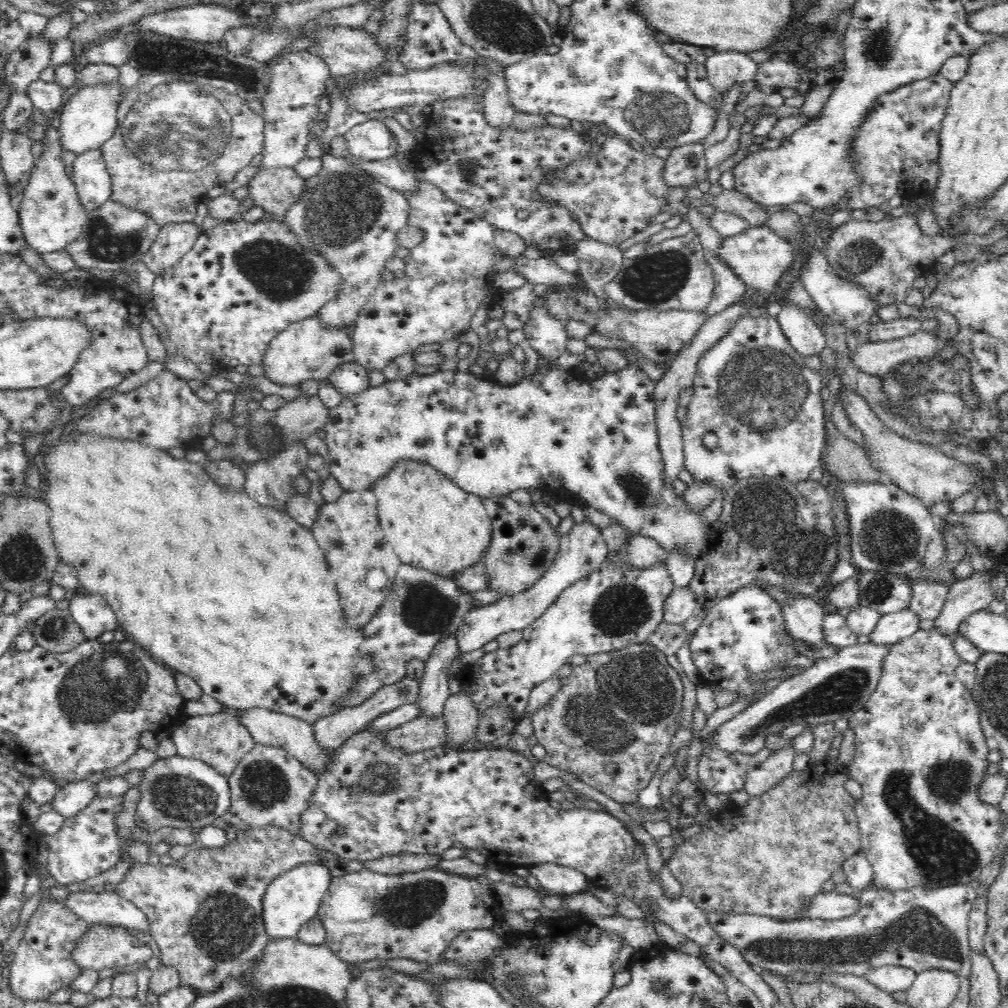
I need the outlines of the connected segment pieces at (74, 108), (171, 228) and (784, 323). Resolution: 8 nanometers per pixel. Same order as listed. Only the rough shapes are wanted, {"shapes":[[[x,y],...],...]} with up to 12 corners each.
{"shapes":[[[120,84],[76,87],[55,121],[61,148],[101,150],[117,132]],[[166,224],[140,260],[166,274],[192,248],[200,228]],[[784,305],[777,317],[803,357],[822,352],[825,334],[809,313]]]}

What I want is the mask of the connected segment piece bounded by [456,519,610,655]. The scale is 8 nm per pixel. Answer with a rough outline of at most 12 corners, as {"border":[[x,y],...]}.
{"border":[[576,522],[530,593],[464,613],[458,652],[522,630],[608,556],[601,527]]}

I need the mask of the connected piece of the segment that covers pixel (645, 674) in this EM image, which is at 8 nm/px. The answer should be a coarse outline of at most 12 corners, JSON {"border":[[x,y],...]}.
{"border":[[654,643],[586,655],[531,716],[544,761],[638,803],[680,675]]}

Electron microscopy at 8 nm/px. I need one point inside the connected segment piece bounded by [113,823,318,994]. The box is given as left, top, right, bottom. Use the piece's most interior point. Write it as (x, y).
(207, 917)

